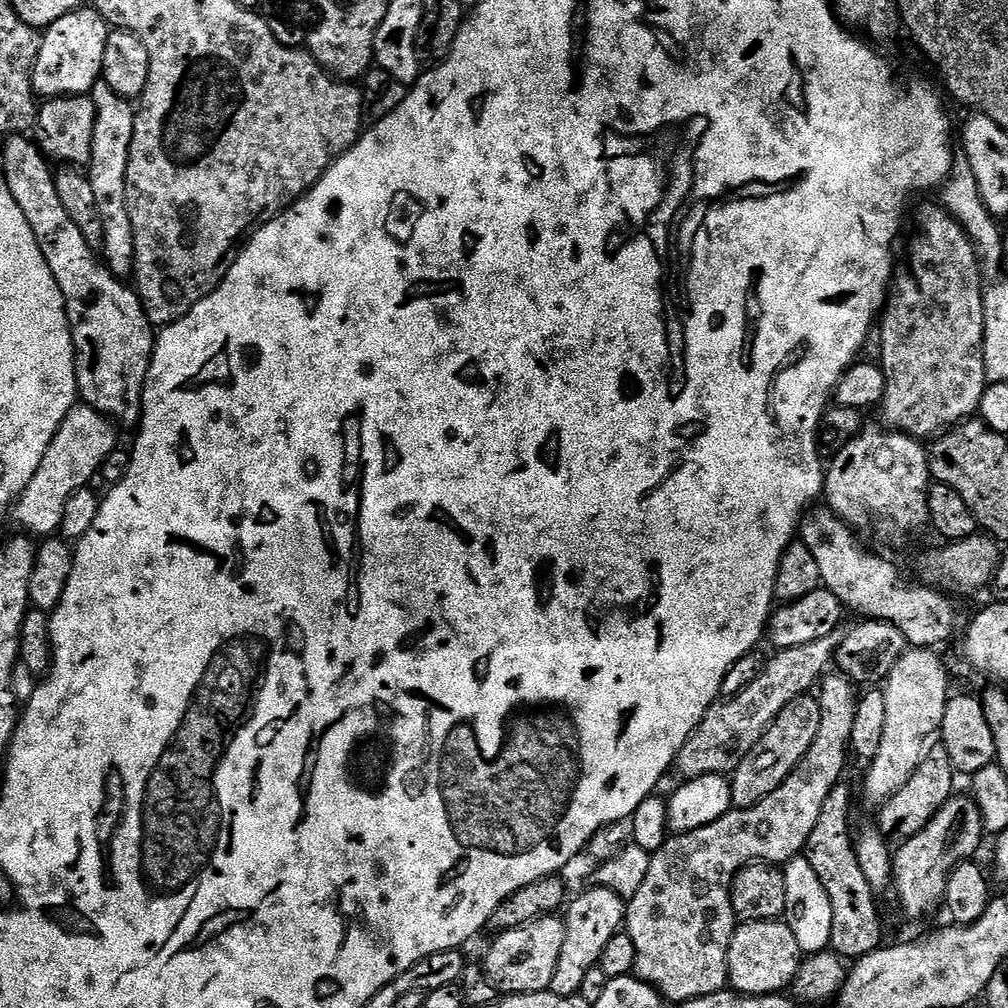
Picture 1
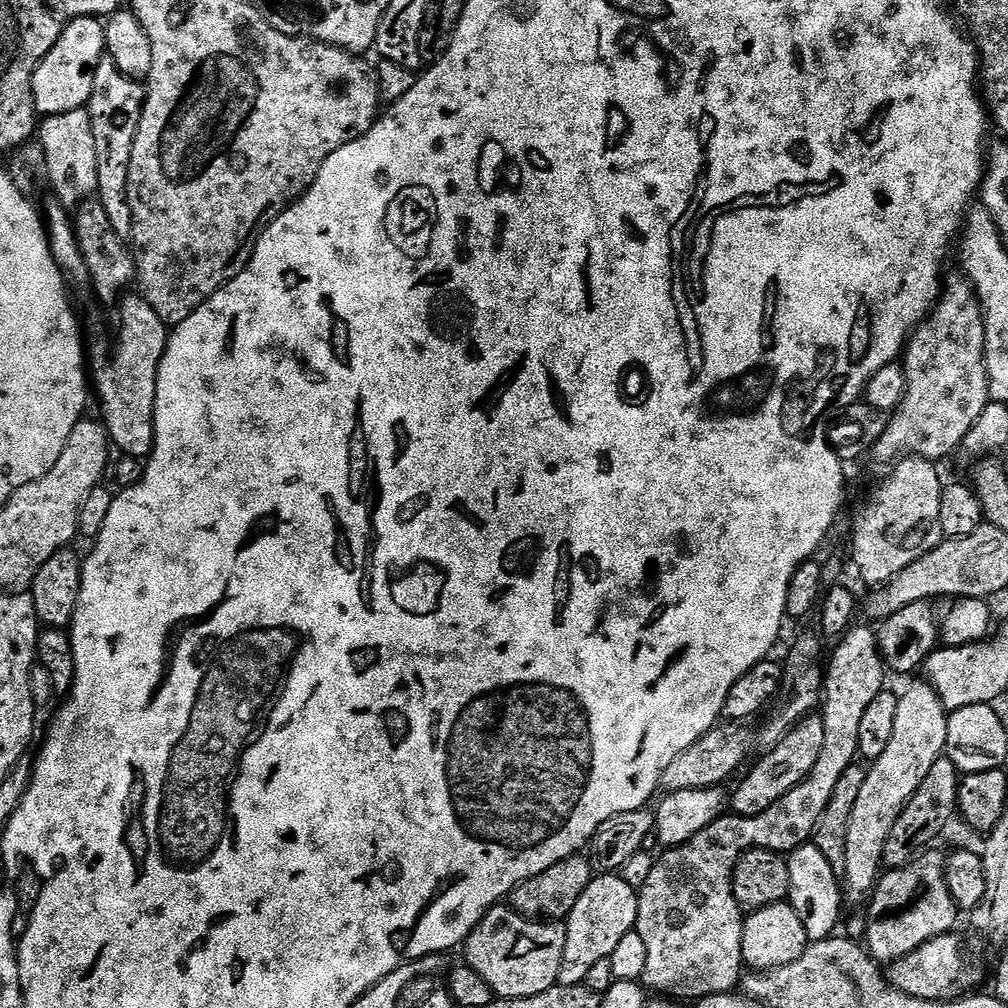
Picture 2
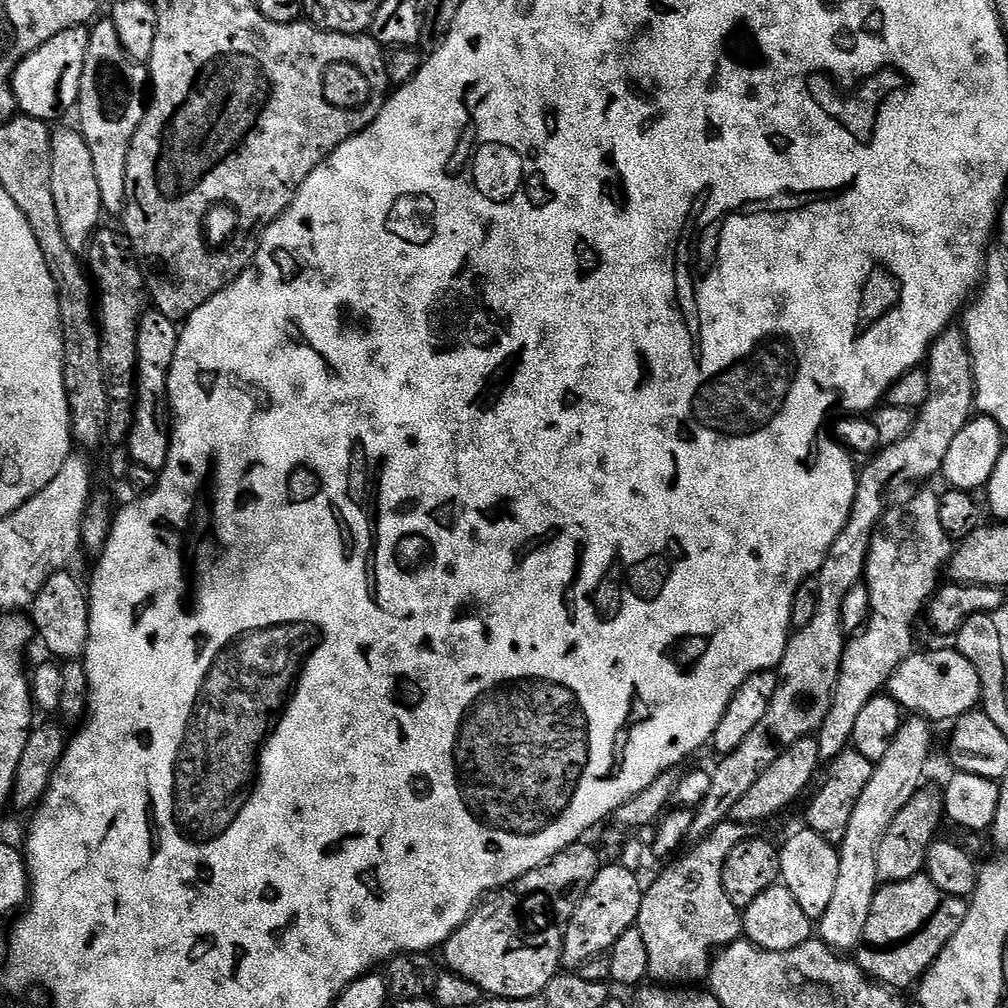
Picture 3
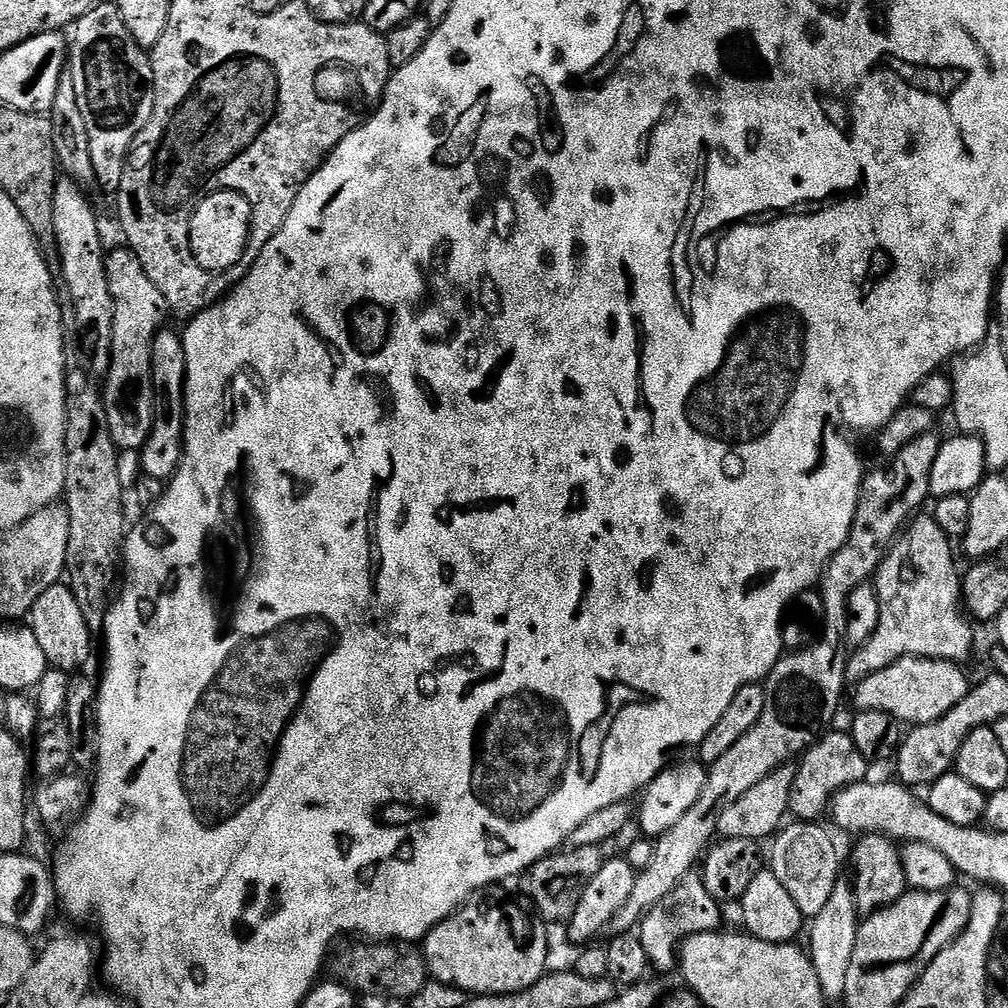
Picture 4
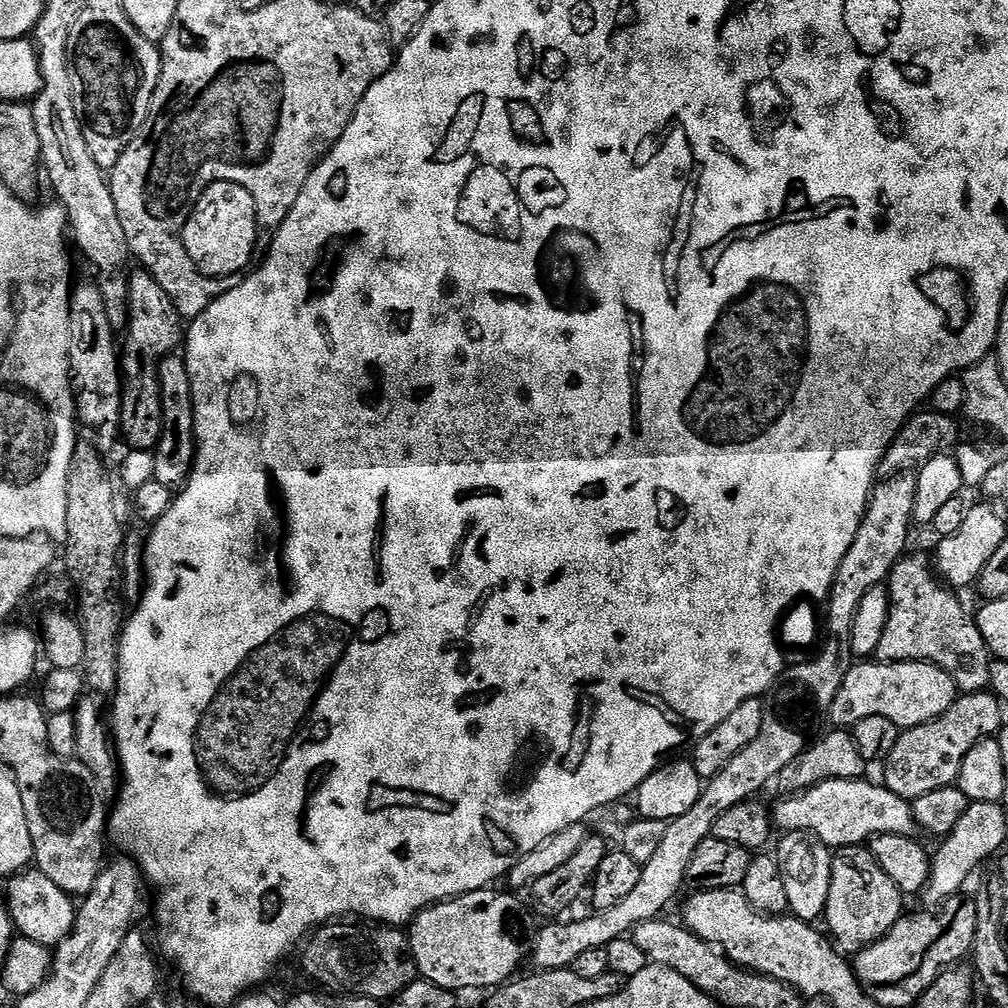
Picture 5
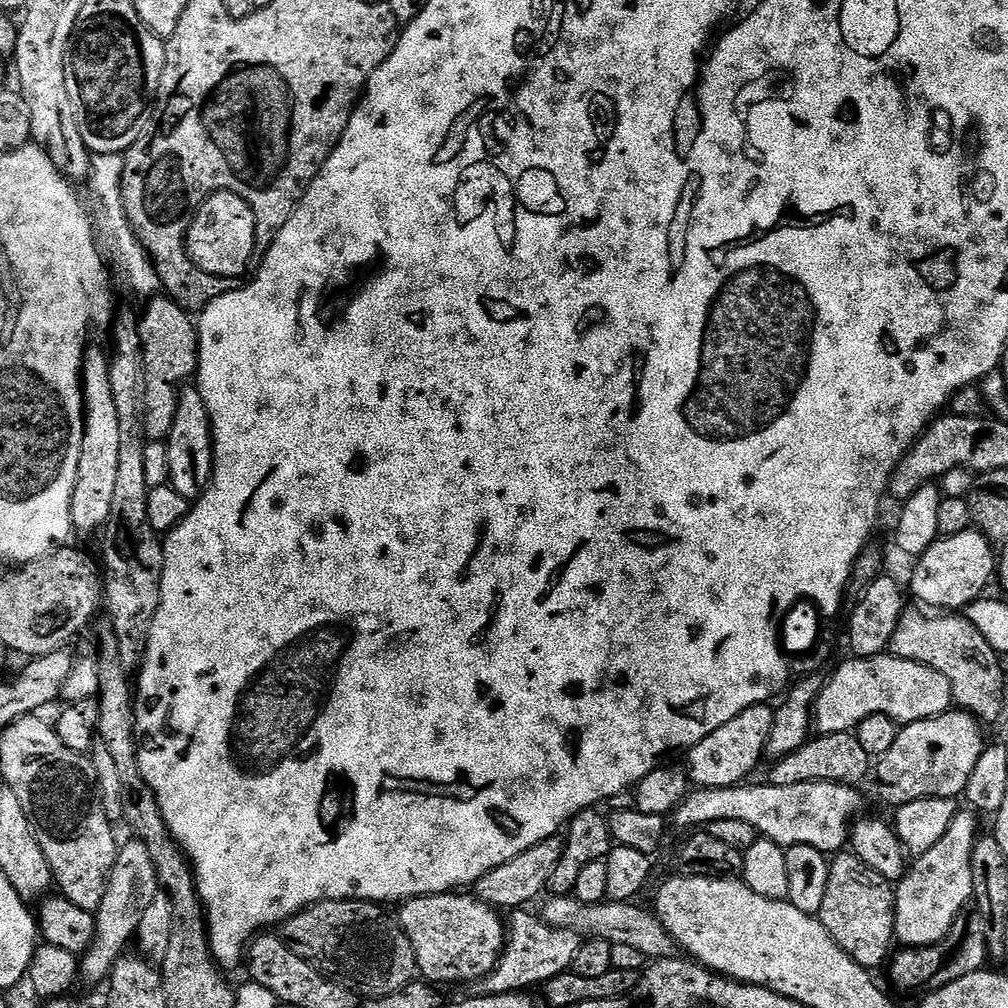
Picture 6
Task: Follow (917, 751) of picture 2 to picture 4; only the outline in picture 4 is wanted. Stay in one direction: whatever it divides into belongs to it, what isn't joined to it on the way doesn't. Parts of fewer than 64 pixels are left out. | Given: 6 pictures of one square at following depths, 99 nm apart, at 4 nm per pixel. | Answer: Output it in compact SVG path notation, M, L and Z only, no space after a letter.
M848 882L836 883L834 894L830 894L830 902L826 902L826 906L822 906L822 910L811 917L810 927L806 932L809 944L807 947L810 949L814 970L818 974L818 982L829 1002L840 1002L844 999L846 969L849 968L850 958L854 954L854 942L858 942L861 919L862 914L856 908L852 885Z

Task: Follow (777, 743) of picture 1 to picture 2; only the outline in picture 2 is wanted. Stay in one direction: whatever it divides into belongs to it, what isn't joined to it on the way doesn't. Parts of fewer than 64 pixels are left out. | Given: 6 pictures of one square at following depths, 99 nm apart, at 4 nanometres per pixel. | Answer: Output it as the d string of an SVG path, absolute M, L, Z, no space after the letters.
M813 714L806 717L802 723L794 725L790 734L778 742L778 746L763 753L764 757L748 772L748 777L741 782L740 788L730 792L730 808L738 816L757 816L762 810L770 810L778 798L785 796L798 782L814 770L814 762L822 754L822 742L826 742L826 726L823 715Z

